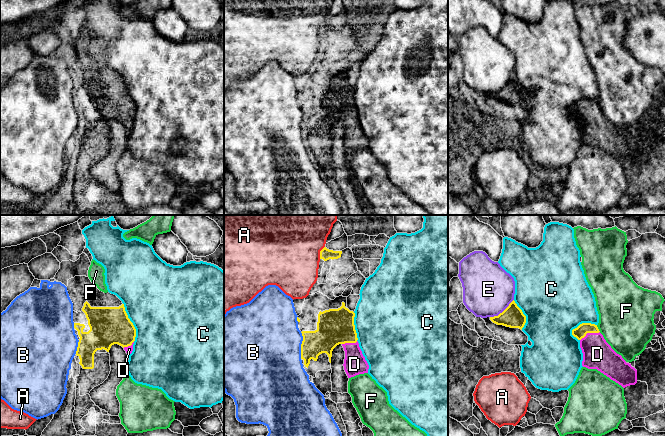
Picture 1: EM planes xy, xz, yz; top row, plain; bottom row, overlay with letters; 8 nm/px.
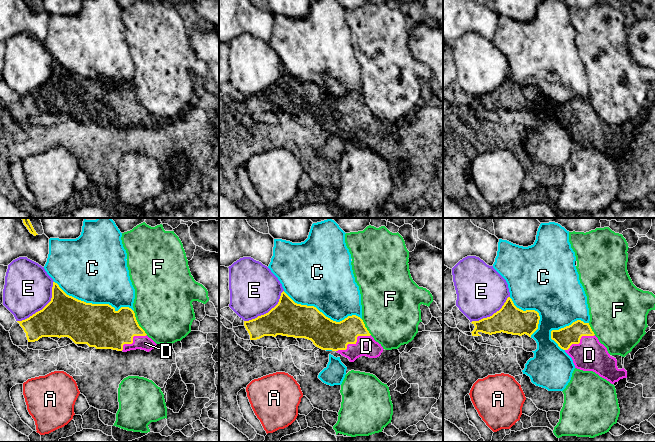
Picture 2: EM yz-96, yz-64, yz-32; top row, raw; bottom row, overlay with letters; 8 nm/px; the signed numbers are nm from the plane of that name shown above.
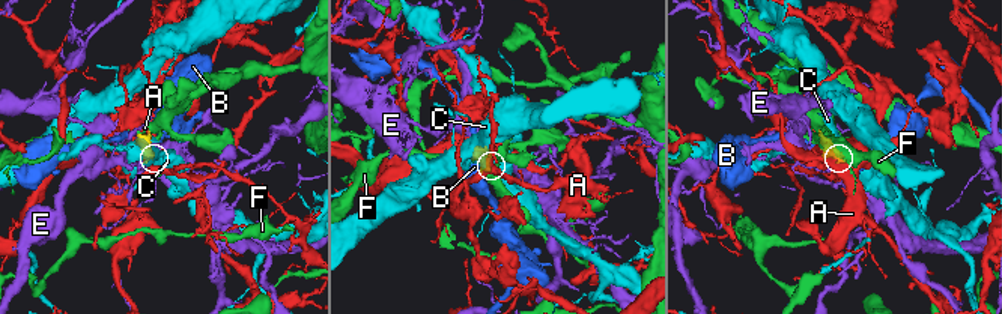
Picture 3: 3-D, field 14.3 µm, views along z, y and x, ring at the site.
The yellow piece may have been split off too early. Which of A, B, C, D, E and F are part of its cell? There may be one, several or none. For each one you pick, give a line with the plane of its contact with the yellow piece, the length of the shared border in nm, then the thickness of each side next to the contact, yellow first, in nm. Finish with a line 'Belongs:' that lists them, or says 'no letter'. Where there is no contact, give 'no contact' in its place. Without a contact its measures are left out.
D: yz | 180 nm | 100/240 nm
Belongs: D

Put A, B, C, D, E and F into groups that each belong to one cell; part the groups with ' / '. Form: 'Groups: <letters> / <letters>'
Groups: A / B / C / D / E / F

